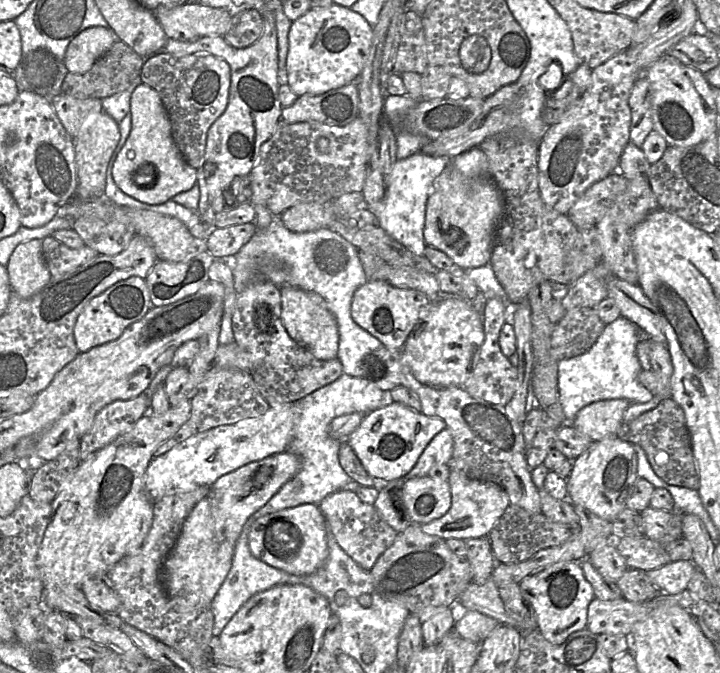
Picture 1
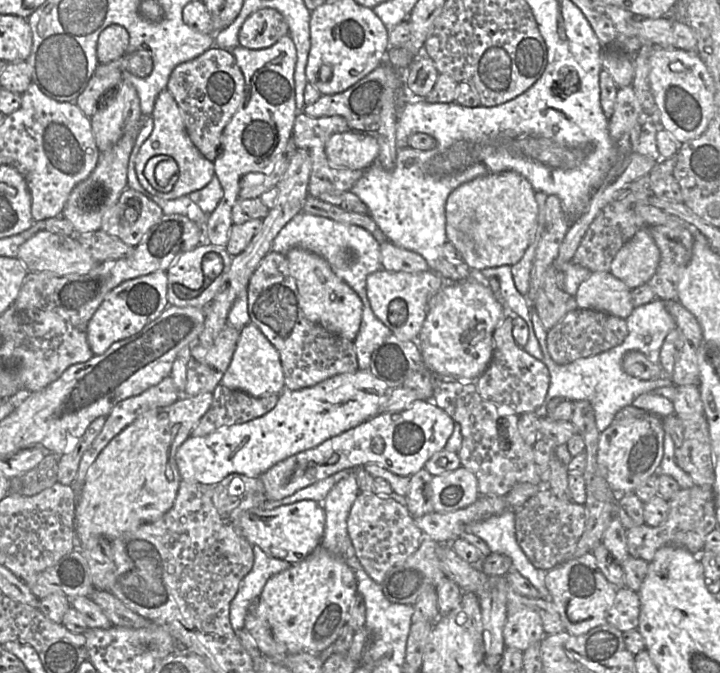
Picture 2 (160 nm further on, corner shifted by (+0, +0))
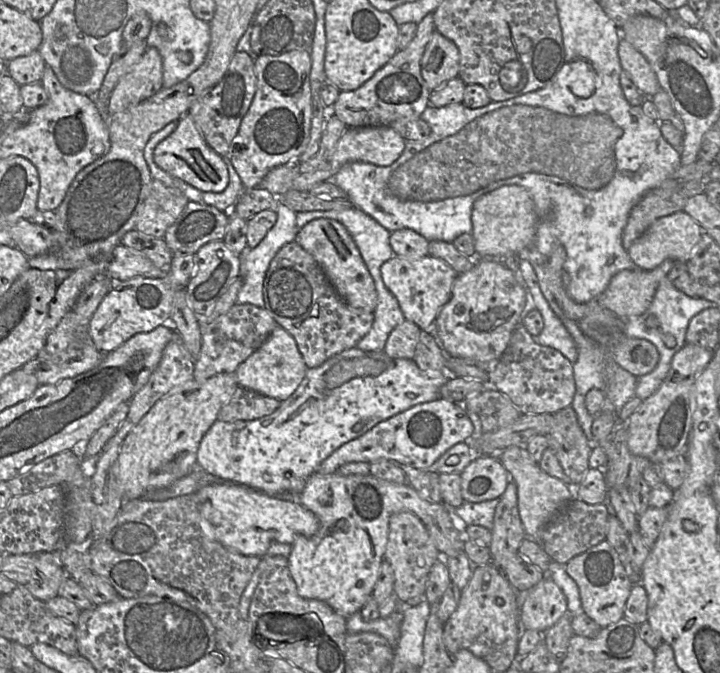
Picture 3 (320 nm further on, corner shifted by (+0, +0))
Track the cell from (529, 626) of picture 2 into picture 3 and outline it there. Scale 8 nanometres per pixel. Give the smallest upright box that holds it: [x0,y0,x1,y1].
[518,576,569,633]

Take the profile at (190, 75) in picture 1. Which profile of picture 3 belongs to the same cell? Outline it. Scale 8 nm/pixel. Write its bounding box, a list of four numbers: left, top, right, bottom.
[188,51,256,157]

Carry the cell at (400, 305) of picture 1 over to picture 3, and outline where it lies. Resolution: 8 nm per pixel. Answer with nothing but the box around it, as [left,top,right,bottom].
[380,254,459,331]

